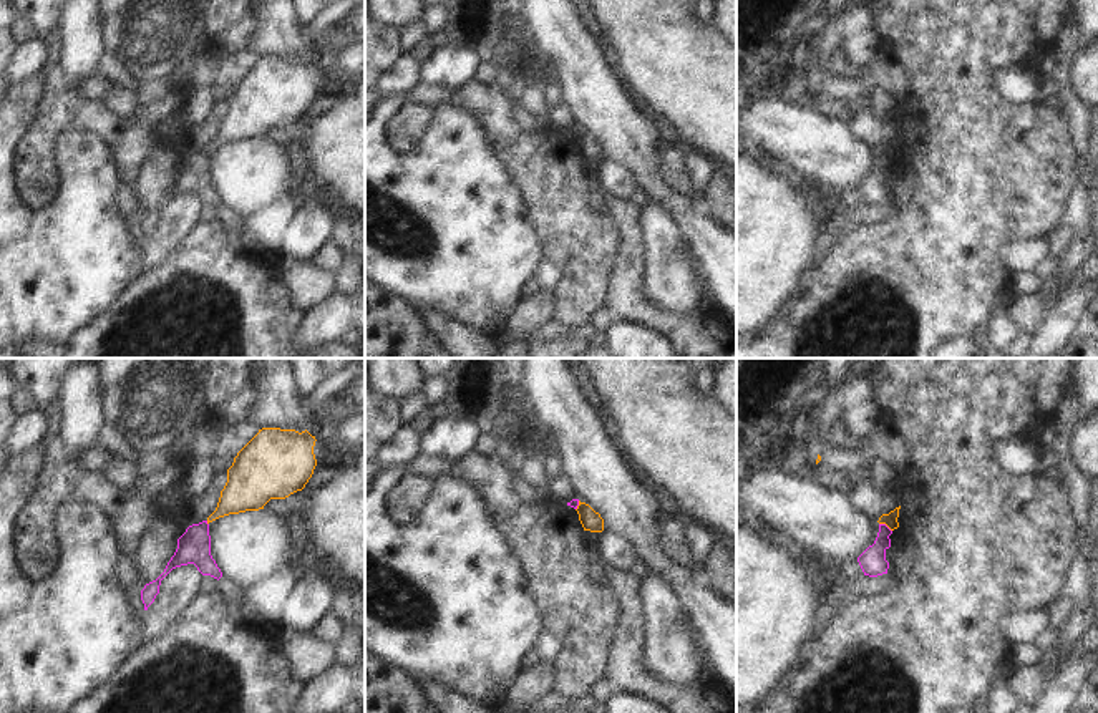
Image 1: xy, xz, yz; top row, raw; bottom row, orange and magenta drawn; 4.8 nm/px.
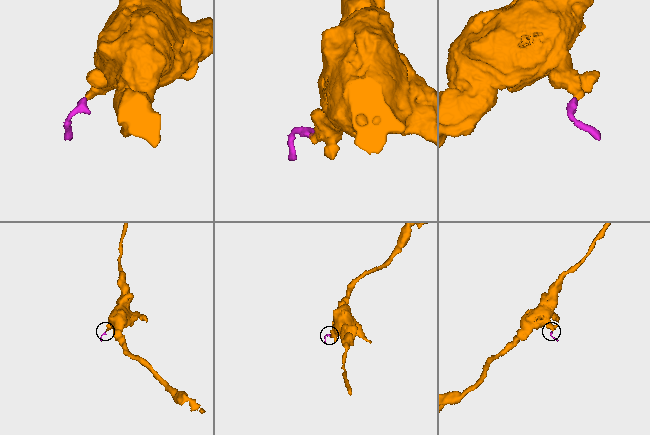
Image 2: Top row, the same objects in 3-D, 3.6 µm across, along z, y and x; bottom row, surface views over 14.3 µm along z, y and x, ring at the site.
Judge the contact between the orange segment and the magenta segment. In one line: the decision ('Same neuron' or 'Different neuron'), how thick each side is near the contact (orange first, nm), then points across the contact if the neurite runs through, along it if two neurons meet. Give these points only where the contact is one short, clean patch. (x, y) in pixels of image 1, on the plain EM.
Different neuron. Thickness 70 nm (orange) against 130 nm. Boundary: yz (879, 151), (891, 160).

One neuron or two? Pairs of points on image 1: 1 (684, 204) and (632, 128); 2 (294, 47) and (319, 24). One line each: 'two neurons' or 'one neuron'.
1: one neuron
2: two neurons

